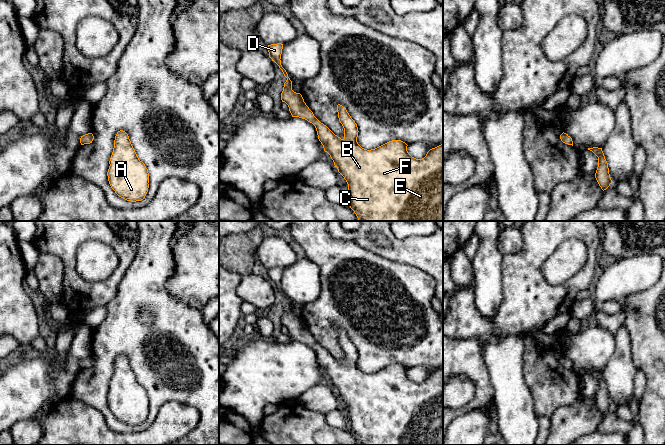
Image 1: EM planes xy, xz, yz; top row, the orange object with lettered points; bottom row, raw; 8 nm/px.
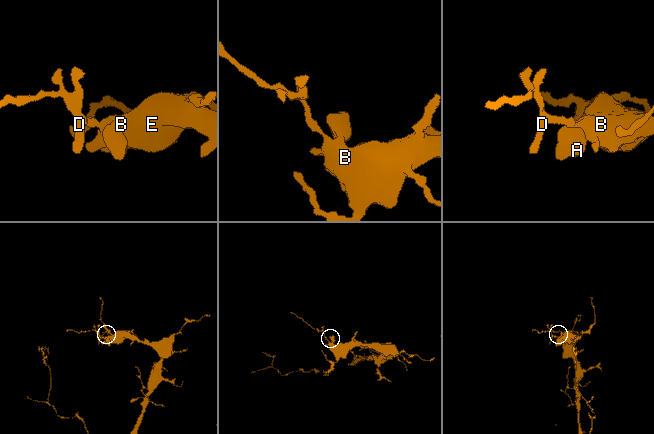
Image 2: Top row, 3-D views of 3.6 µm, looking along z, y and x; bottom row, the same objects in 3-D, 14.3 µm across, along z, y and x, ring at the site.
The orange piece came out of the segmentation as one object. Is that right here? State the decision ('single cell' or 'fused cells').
single cell

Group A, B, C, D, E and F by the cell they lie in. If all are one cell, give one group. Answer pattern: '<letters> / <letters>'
A B C D E F

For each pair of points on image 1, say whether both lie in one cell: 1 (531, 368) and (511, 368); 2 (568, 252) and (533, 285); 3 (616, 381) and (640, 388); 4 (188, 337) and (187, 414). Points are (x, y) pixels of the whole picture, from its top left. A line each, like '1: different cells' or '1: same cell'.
1: different cells
2: different cells
3: different cells
4: different cells

